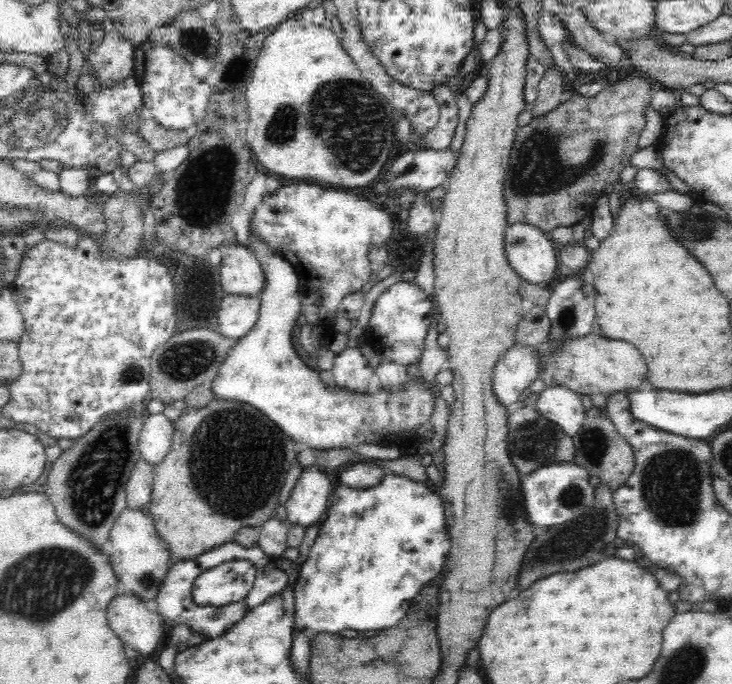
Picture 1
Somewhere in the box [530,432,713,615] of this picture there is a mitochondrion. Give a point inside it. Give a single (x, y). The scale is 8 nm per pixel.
(670, 484)

